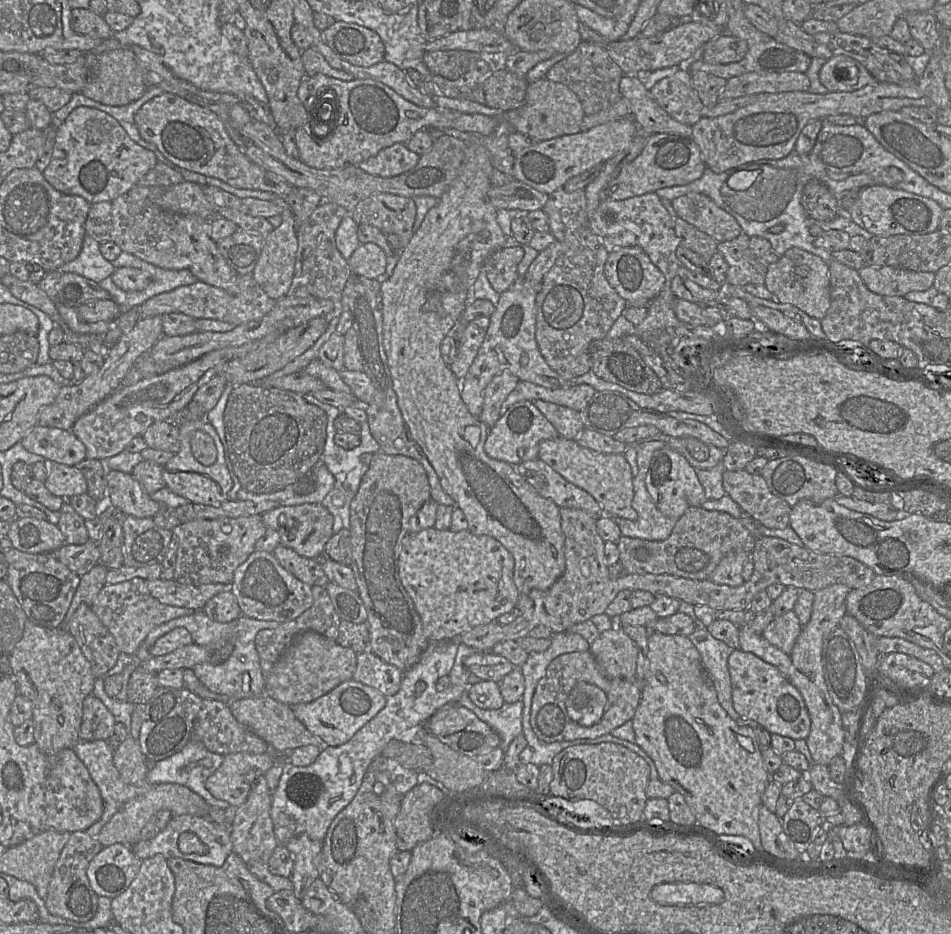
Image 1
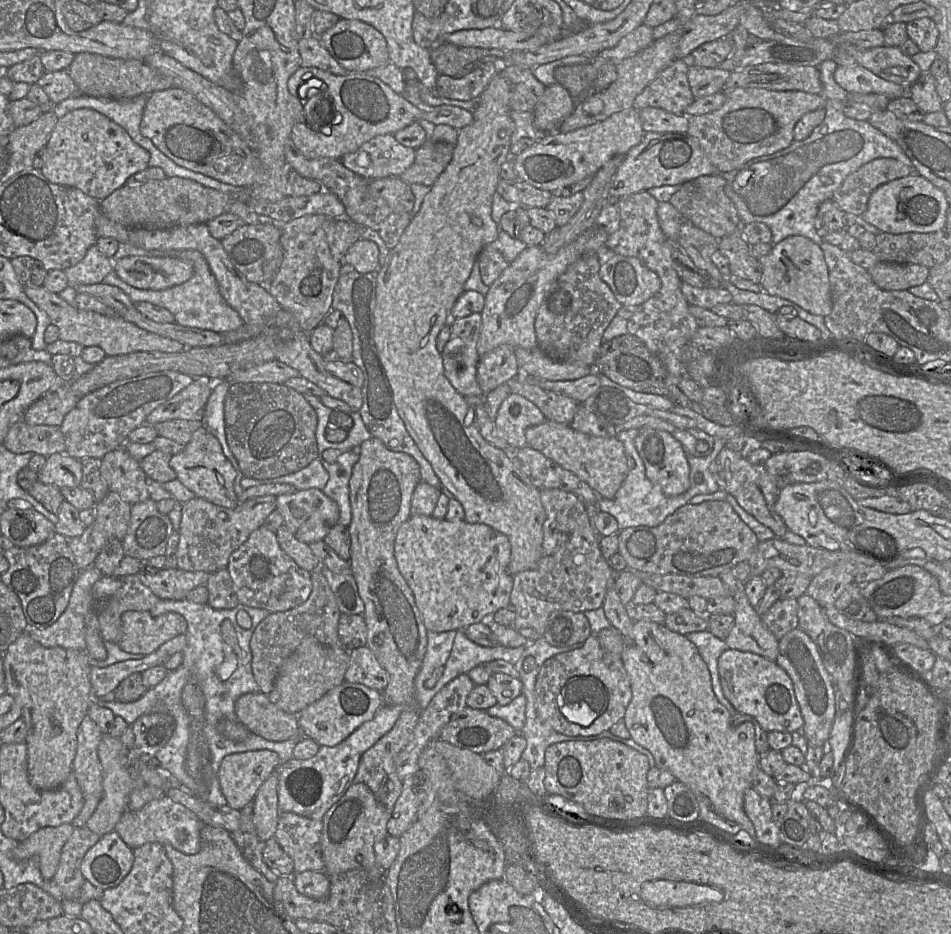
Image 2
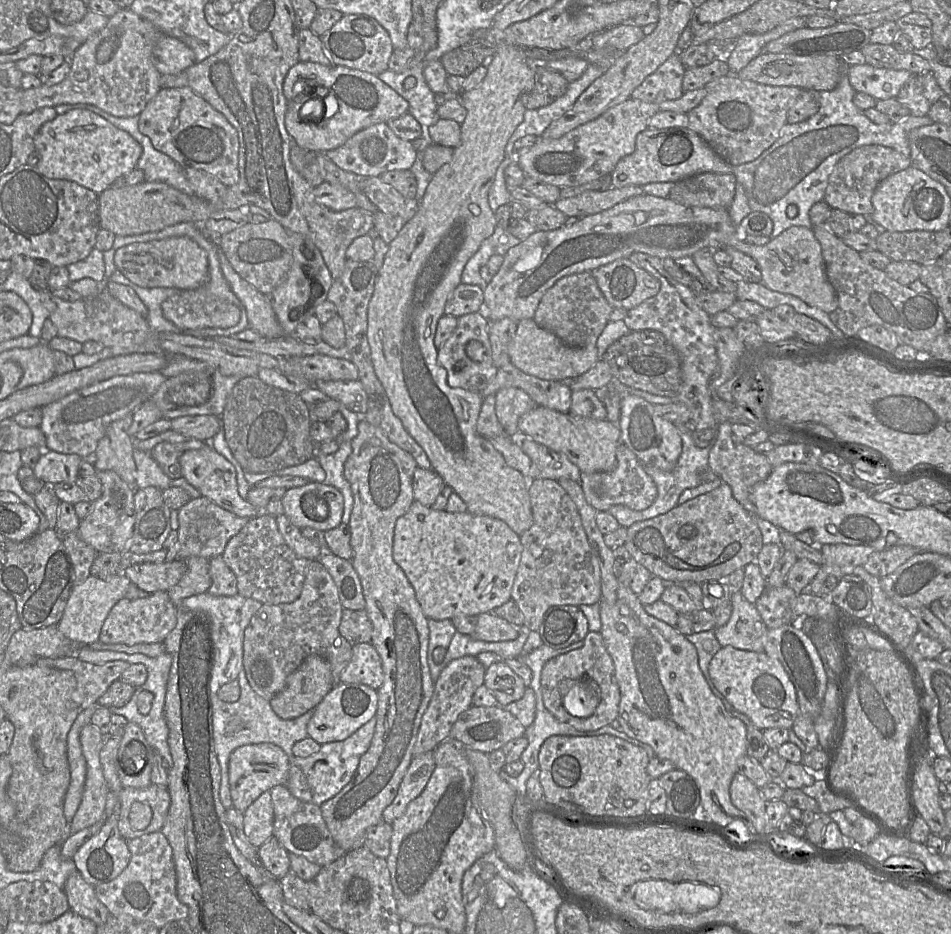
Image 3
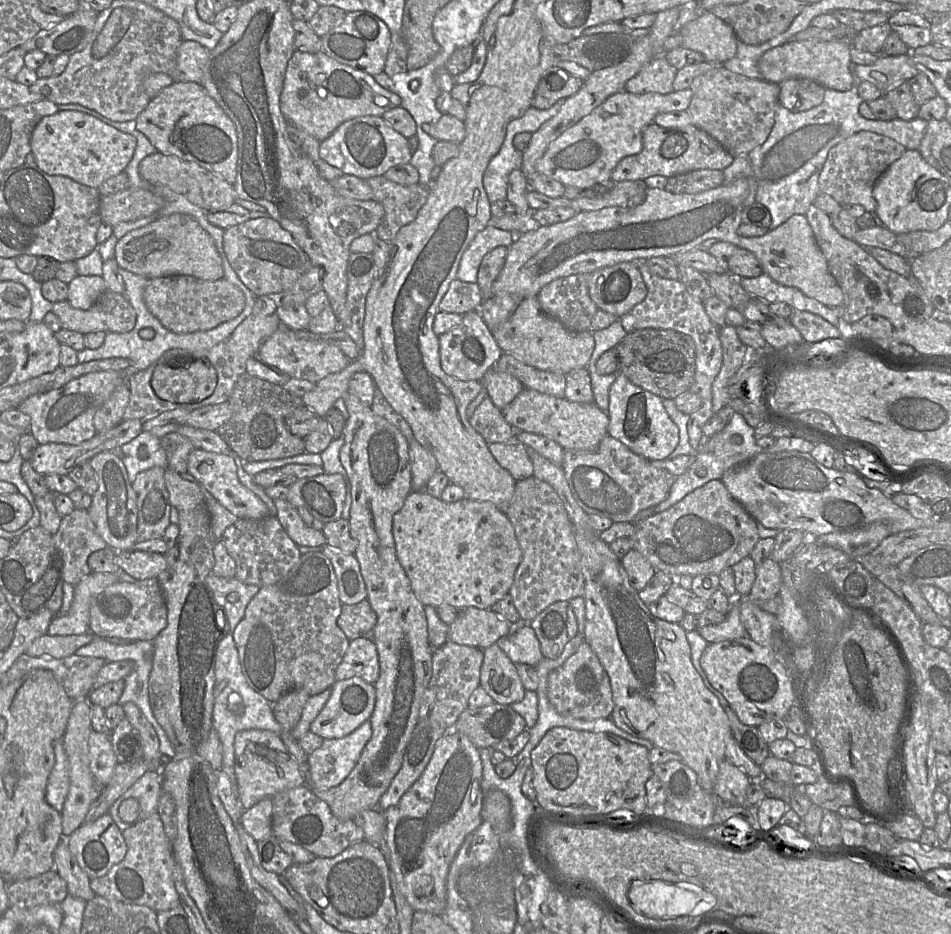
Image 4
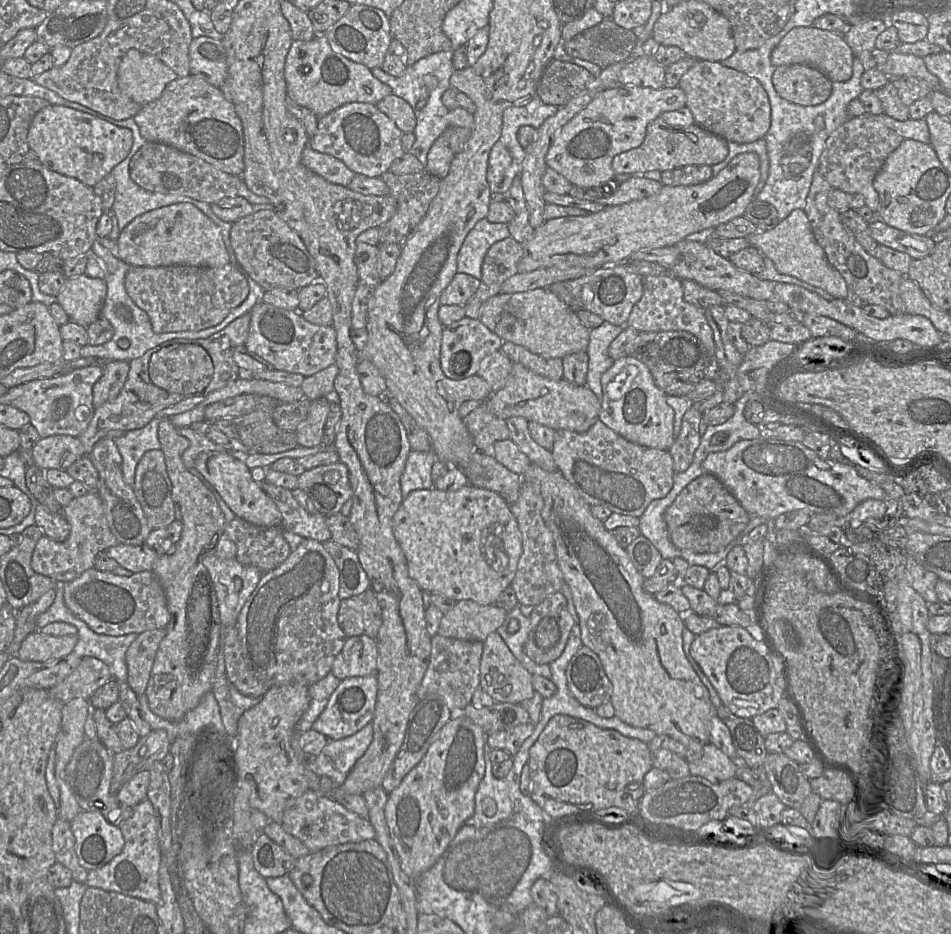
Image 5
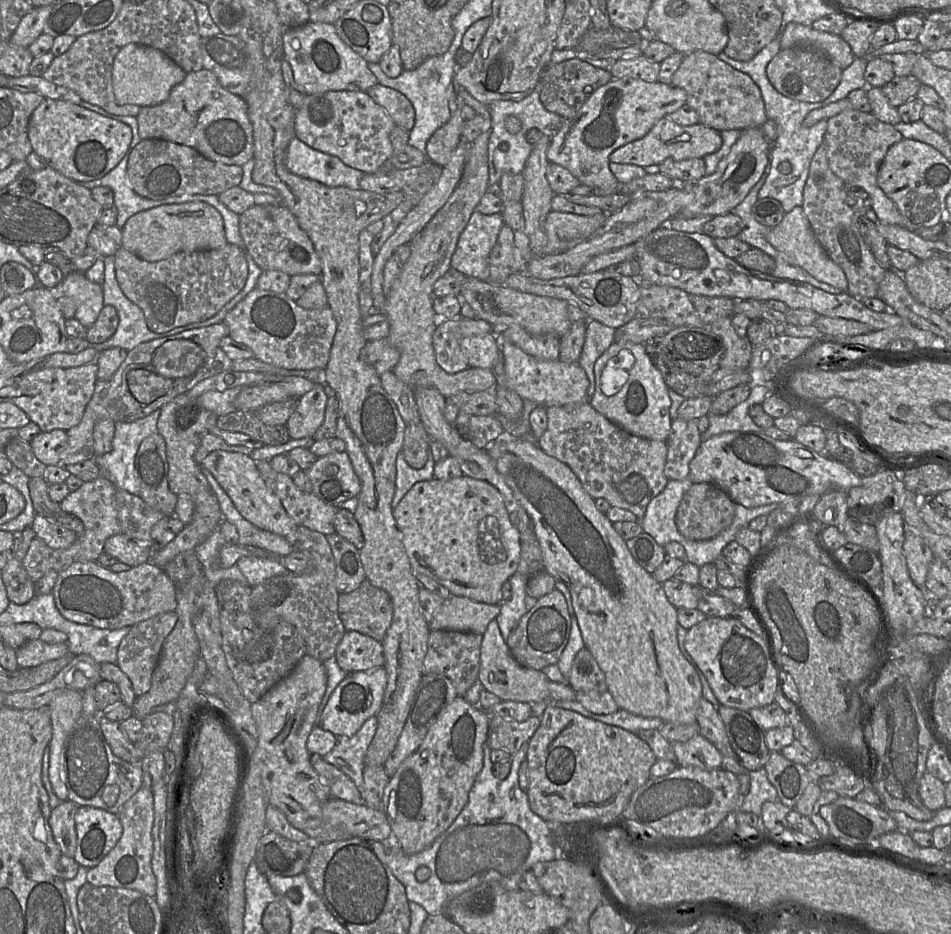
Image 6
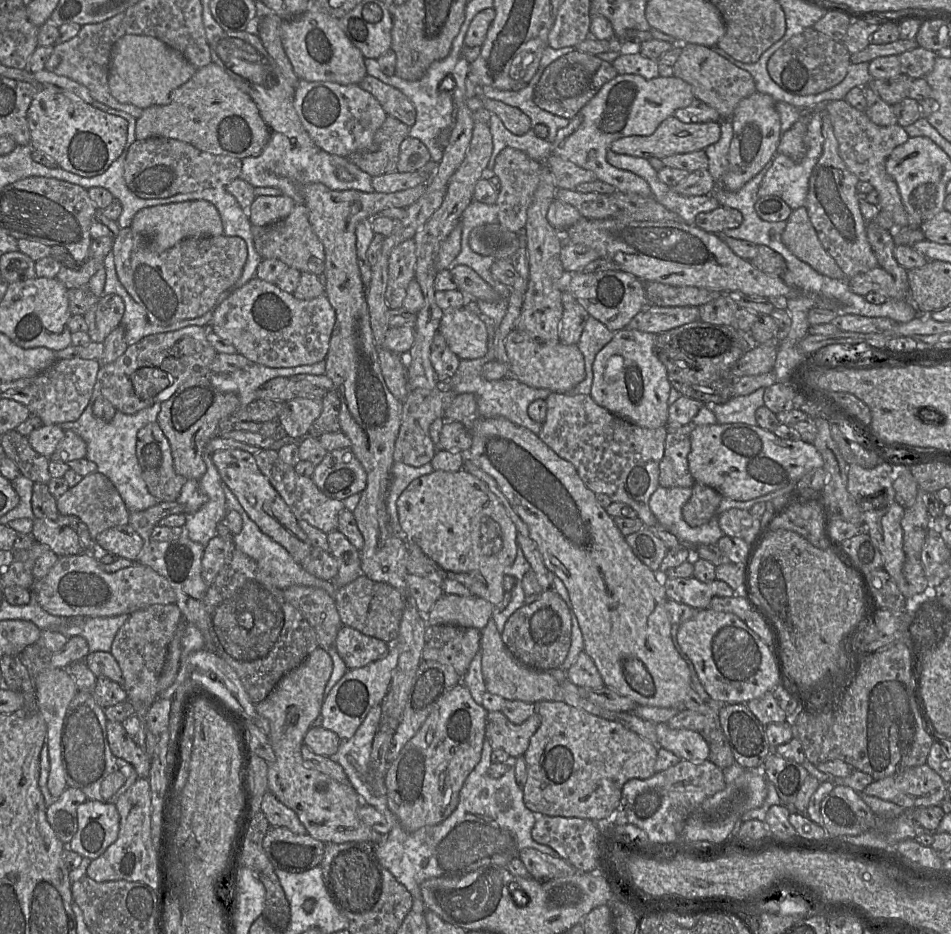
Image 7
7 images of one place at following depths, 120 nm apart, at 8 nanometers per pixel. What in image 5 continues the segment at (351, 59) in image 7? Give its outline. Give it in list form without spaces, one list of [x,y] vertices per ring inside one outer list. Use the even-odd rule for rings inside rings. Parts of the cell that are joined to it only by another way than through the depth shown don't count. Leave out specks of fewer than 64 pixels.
[[[316,34],[310,41],[293,40],[286,57],[285,80],[289,100],[311,110],[318,118],[352,102],[376,105],[380,100],[393,93],[388,85],[373,76],[371,69],[335,52],[325,34]]]

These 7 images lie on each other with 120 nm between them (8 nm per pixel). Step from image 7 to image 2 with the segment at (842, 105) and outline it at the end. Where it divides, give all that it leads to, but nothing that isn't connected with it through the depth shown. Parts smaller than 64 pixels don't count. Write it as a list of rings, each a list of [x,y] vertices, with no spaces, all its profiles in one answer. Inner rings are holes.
[[[877,158],[849,174],[831,200],[845,213],[862,215],[872,192],[886,182],[906,177],[913,169],[893,158]]]

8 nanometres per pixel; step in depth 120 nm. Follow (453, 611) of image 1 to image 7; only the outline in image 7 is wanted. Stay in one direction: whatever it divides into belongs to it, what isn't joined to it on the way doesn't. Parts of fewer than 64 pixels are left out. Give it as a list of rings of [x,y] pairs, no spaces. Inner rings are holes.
[[[464,469],[457,472],[434,470],[413,480],[397,501],[399,524],[408,554],[431,566],[443,579],[460,582],[473,596],[483,598],[494,606],[504,597],[504,570],[517,556],[517,529],[505,507],[487,484]]]

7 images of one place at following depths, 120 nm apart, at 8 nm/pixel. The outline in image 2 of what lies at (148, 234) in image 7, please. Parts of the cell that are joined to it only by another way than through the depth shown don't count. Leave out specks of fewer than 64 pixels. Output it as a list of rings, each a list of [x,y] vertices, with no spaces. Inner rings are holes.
[[[128,256],[114,263],[113,271],[128,285],[142,290],[164,290],[188,281],[194,273],[192,262],[168,256]]]

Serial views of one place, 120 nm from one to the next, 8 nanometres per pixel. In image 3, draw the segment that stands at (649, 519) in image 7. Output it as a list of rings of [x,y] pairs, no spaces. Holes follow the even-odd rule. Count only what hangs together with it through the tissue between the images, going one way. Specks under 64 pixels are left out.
[[[624,444],[616,450],[617,465],[608,472],[581,473],[580,485],[586,501],[597,512],[608,511],[612,506],[624,505],[632,510],[645,510],[655,501],[658,490],[653,479],[646,473],[644,465]]]

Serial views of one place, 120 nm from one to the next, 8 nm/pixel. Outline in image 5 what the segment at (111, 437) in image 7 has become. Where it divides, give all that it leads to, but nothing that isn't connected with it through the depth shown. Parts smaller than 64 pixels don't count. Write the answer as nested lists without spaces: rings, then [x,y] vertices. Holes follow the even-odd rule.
[[[155,416],[142,428],[126,431],[115,444],[122,457],[124,481],[133,487],[135,471],[142,456],[149,450],[161,449],[158,439],[159,419]]]

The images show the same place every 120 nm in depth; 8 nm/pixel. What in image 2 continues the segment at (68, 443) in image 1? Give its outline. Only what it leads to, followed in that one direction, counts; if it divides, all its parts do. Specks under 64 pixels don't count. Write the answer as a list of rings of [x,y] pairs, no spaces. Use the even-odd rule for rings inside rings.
[[[23,420],[10,426],[2,444],[15,454],[33,453],[49,457],[66,451],[64,437],[59,427],[29,425]]]

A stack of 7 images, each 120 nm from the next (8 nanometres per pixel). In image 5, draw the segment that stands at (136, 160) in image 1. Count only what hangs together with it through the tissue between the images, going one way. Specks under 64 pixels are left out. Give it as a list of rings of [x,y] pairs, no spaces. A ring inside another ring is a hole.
[[[50,104],[33,117],[27,143],[30,150],[38,155],[40,163],[49,170],[93,187],[126,159],[133,145],[133,136],[130,129],[118,127],[92,114]]]

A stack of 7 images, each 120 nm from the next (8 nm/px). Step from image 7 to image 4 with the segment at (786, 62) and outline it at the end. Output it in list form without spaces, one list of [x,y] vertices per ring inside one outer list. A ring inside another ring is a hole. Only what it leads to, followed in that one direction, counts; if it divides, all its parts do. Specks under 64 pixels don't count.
[[[790,78],[779,83],[779,103],[791,112],[803,112],[822,103],[825,87],[806,78]]]

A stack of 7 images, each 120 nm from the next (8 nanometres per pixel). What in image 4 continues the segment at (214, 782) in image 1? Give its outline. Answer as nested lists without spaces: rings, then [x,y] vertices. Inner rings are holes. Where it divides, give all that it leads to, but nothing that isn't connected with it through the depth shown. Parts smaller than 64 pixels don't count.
[[[239,731],[234,740],[234,755],[238,799],[244,810],[250,809],[264,798],[305,785],[305,778],[297,761],[290,754],[281,736],[272,731]]]

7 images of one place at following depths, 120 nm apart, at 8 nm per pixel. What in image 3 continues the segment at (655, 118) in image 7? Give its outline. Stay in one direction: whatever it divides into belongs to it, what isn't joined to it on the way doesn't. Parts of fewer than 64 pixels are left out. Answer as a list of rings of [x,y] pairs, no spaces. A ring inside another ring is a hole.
[[[700,88],[684,92],[678,99],[660,103],[629,98],[609,108],[600,117],[578,126],[558,139],[538,138],[531,148],[520,153],[518,165],[526,177],[559,188],[575,187],[604,179],[609,177],[619,160],[634,152],[637,135],[648,128],[648,122],[654,114],[660,111],[688,114],[701,103],[705,94],[705,89]]]

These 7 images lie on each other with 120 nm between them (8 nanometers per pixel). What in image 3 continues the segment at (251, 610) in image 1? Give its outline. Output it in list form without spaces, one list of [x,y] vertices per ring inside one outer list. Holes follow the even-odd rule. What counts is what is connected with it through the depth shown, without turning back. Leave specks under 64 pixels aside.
[[[259,513],[235,535],[226,545],[222,554],[227,566],[237,578],[238,594],[255,599],[262,604],[283,604],[295,601],[301,594],[309,560],[298,556],[285,542],[275,517]]]

